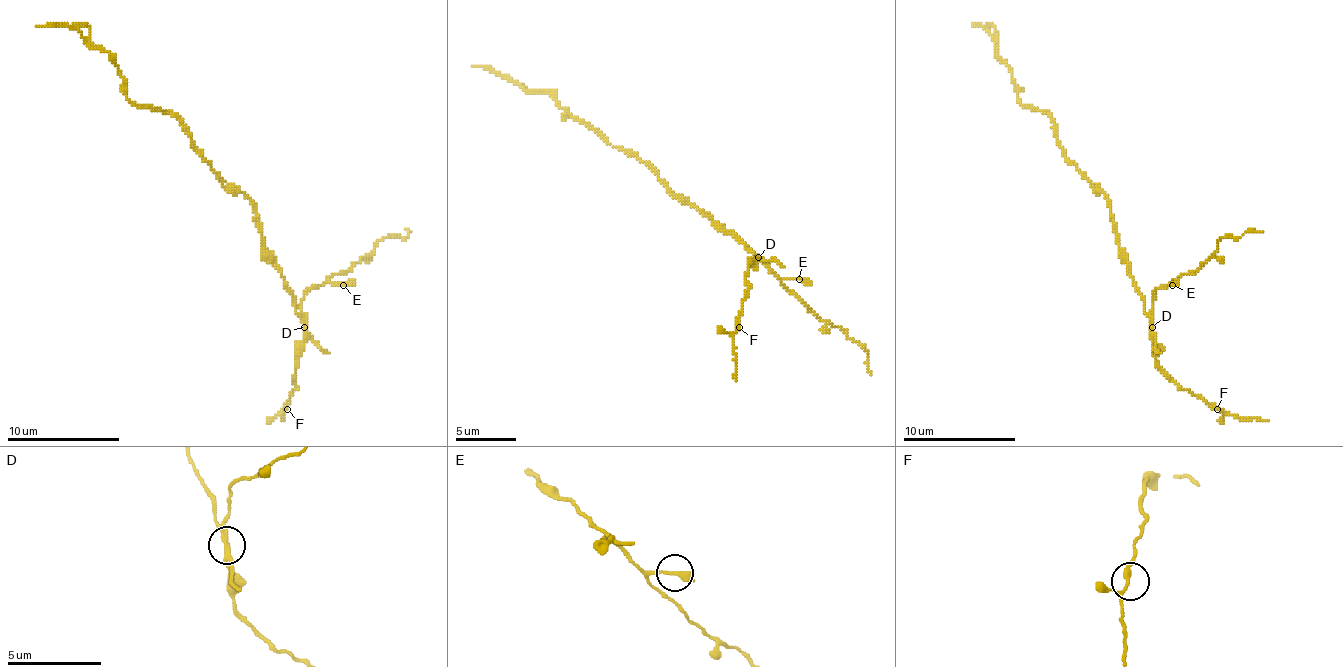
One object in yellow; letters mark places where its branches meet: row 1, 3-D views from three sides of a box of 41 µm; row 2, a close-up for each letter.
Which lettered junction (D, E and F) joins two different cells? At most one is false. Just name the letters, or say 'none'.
D

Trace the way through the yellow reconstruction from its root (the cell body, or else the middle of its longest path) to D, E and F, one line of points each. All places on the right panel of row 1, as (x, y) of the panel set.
D: (1108, 198), (1119, 257), (1127, 265), (1153, 327)
E: (1108, 198), (1119, 257), (1127, 265), (1144, 311), (1147, 313), (1153, 308), (1153, 294), (1158, 288), (1172, 285)
F: (1108, 198), (1119, 257), (1153, 325), (1155, 361), (1184, 389), (1217, 409)

